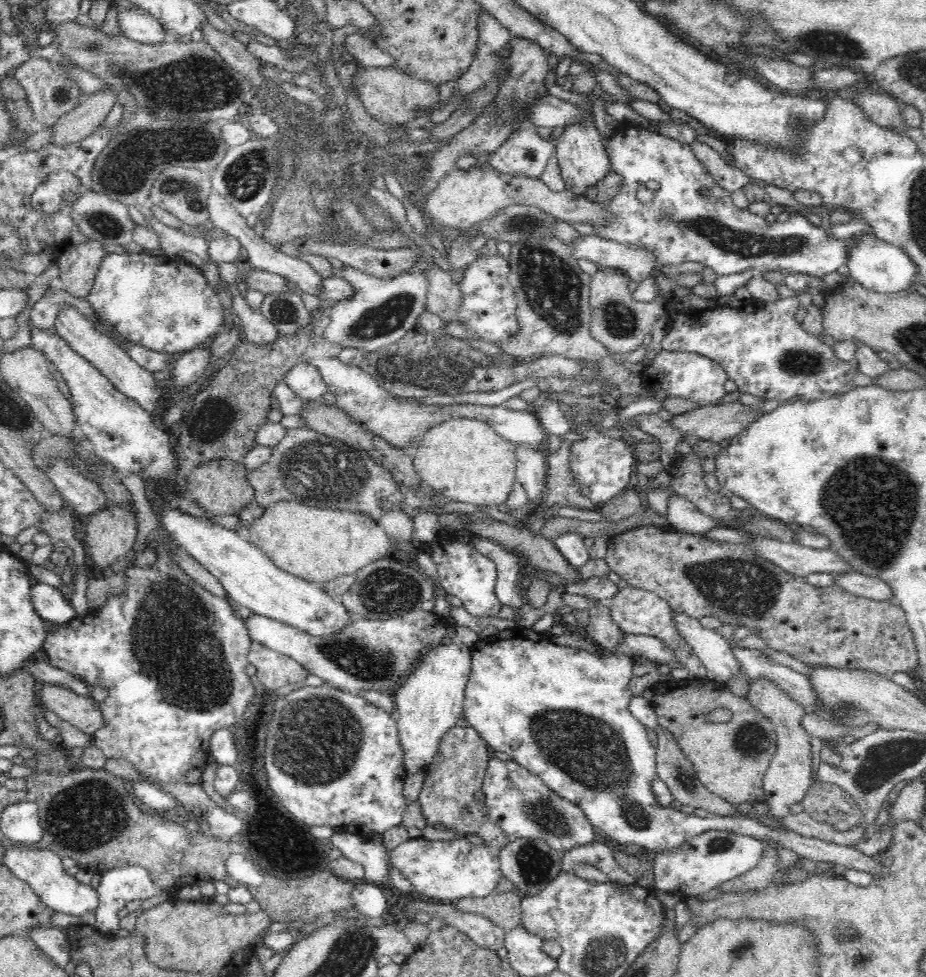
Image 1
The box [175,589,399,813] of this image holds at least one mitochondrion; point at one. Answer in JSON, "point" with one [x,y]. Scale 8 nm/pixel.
{"point":[317,741]}

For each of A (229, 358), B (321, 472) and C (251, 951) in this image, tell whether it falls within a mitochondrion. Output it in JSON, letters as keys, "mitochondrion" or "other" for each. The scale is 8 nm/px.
{"A":"other","B":"mitochondrion","C":"other"}

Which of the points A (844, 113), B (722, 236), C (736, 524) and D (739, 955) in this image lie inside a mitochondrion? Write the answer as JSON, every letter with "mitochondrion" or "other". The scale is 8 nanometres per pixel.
{"A":"other","B":"mitochondrion","C":"other","D":"mitochondrion"}

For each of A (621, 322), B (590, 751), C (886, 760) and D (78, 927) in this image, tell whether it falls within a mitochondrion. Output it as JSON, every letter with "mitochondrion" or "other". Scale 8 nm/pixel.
{"A":"mitochondrion","B":"mitochondrion","C":"mitochondrion","D":"other"}

